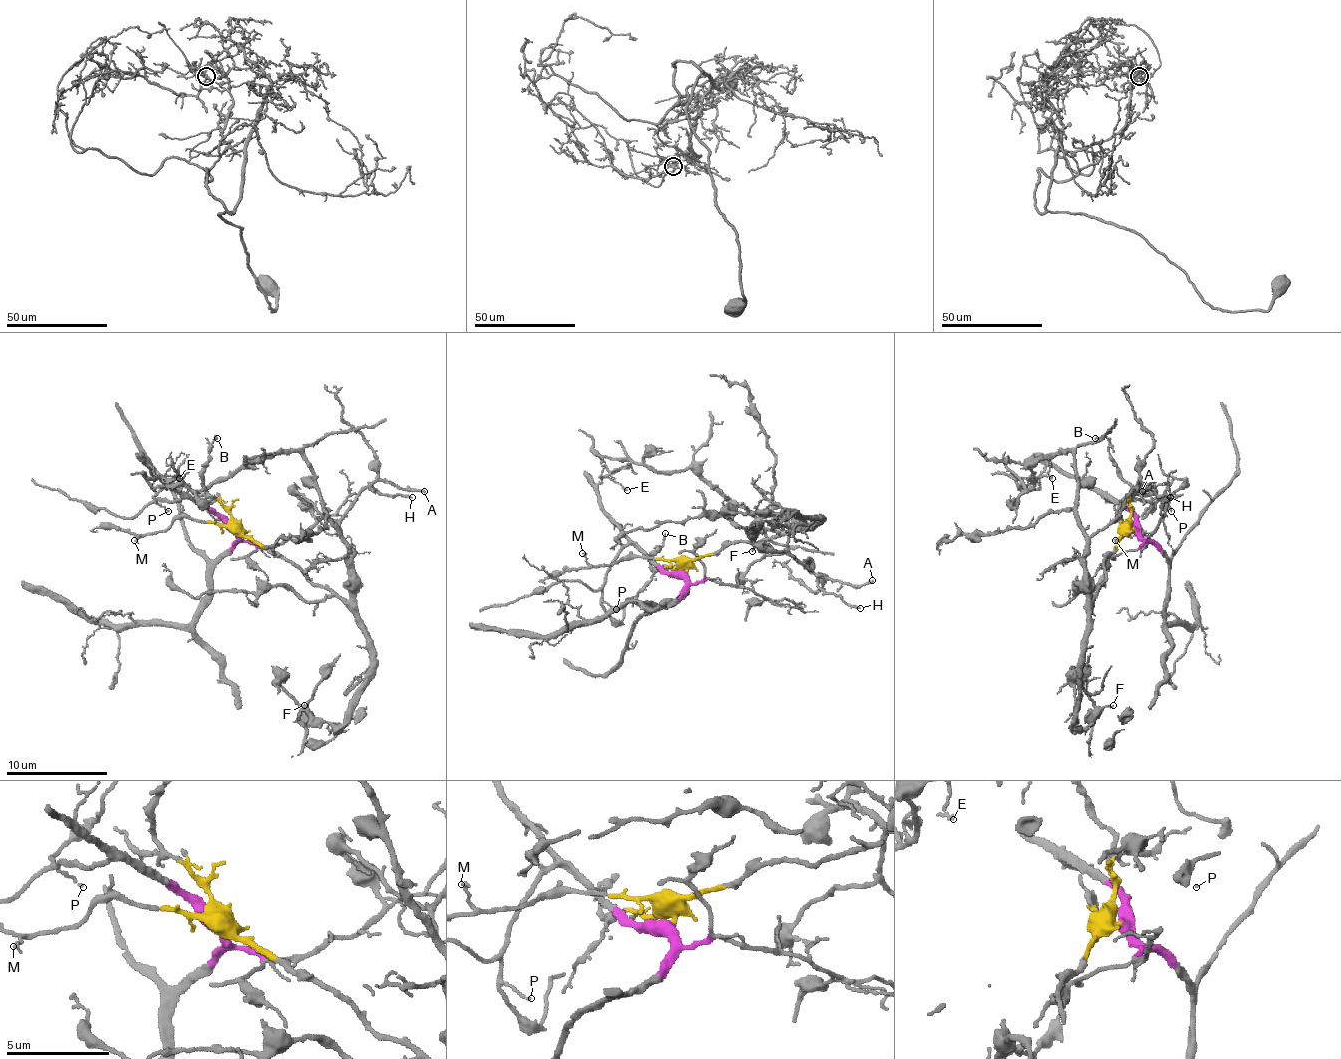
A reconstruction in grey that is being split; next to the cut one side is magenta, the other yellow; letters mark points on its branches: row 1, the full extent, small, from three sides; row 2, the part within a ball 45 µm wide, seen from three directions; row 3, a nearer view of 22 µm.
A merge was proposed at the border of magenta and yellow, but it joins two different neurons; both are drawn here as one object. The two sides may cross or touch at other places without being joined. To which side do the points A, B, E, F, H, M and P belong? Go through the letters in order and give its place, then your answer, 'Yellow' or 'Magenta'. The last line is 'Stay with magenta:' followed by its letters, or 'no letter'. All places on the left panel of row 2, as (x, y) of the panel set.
A: Place: (424, 491). Yellow
B: Place: (217, 438). Yellow
E: Place: (179, 478). Magenta
F: Place: (304, 705). Yellow
H: Place: (412, 497). Yellow
M: Place: (134, 540). Yellow
P: Place: (168, 511). Magenta
Stay with magenta: E, P

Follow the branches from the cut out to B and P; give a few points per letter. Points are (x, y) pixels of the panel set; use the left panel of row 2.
B: (237, 527), (232, 514), (202, 481), (210, 441), (215, 436), (217, 438)
P: (237, 527), (227, 527), (187, 497), (172, 502), (154, 499), (169, 512)

